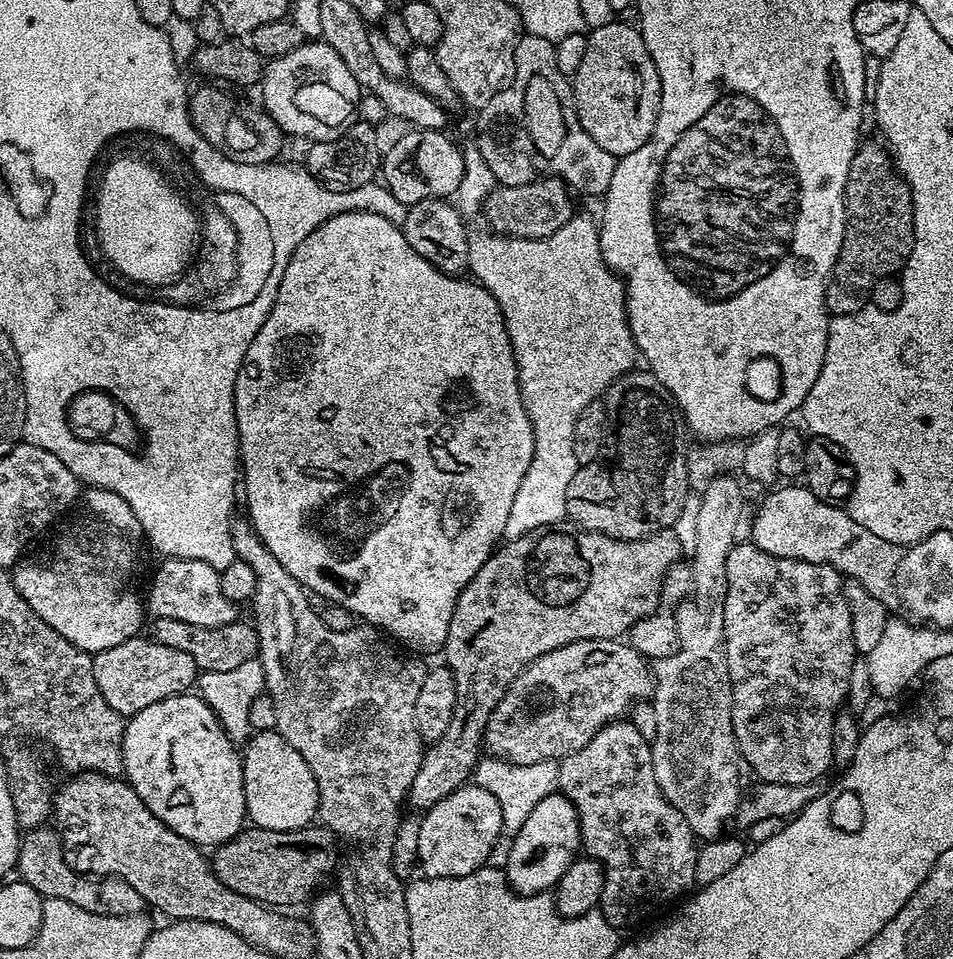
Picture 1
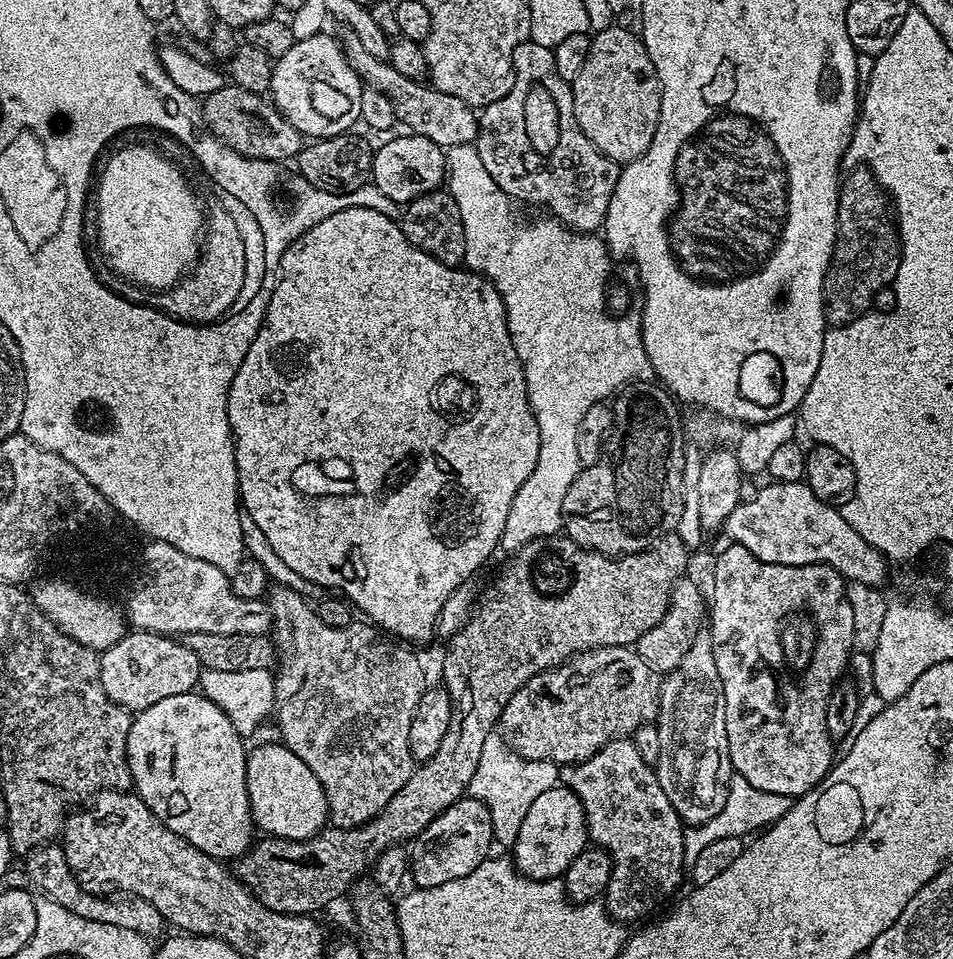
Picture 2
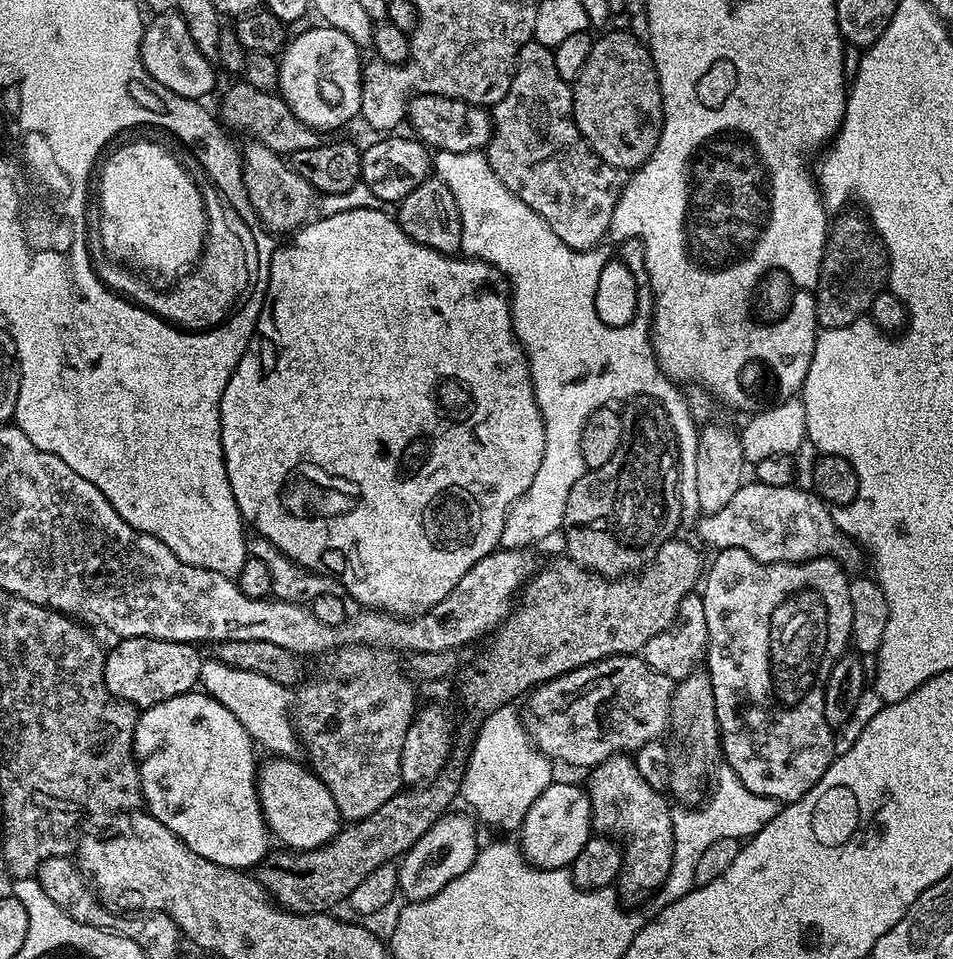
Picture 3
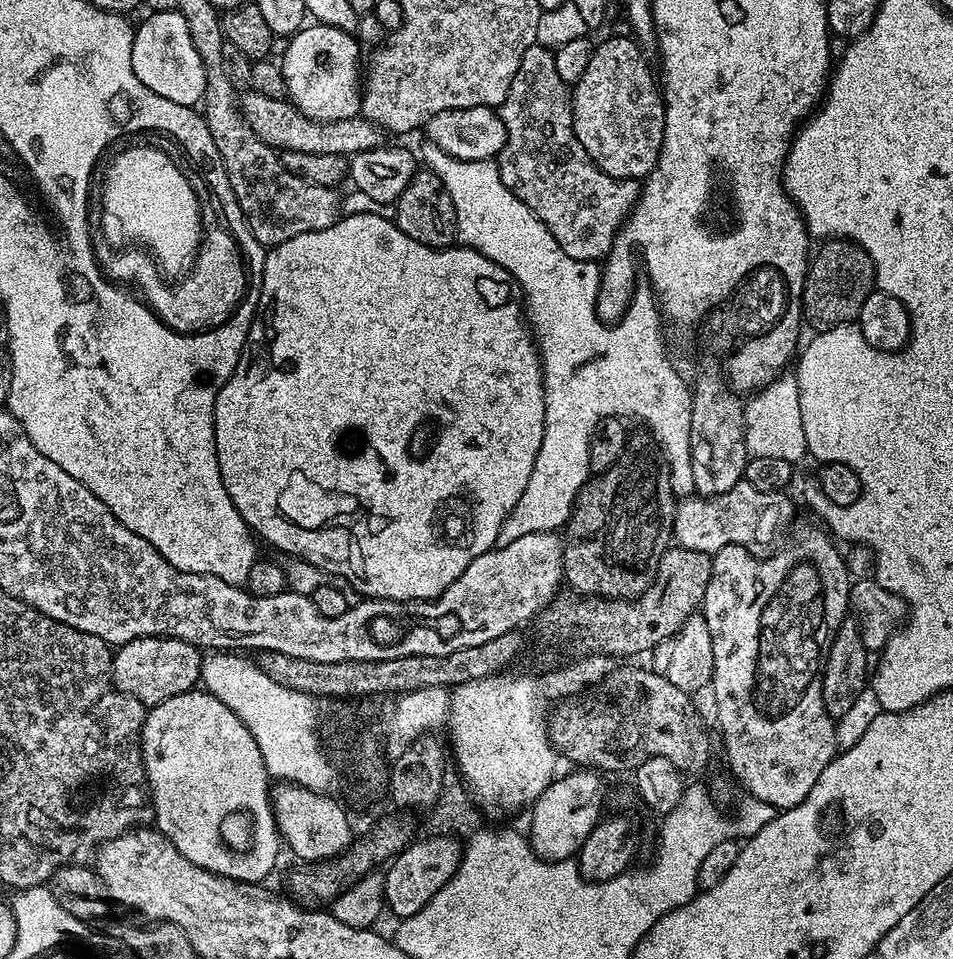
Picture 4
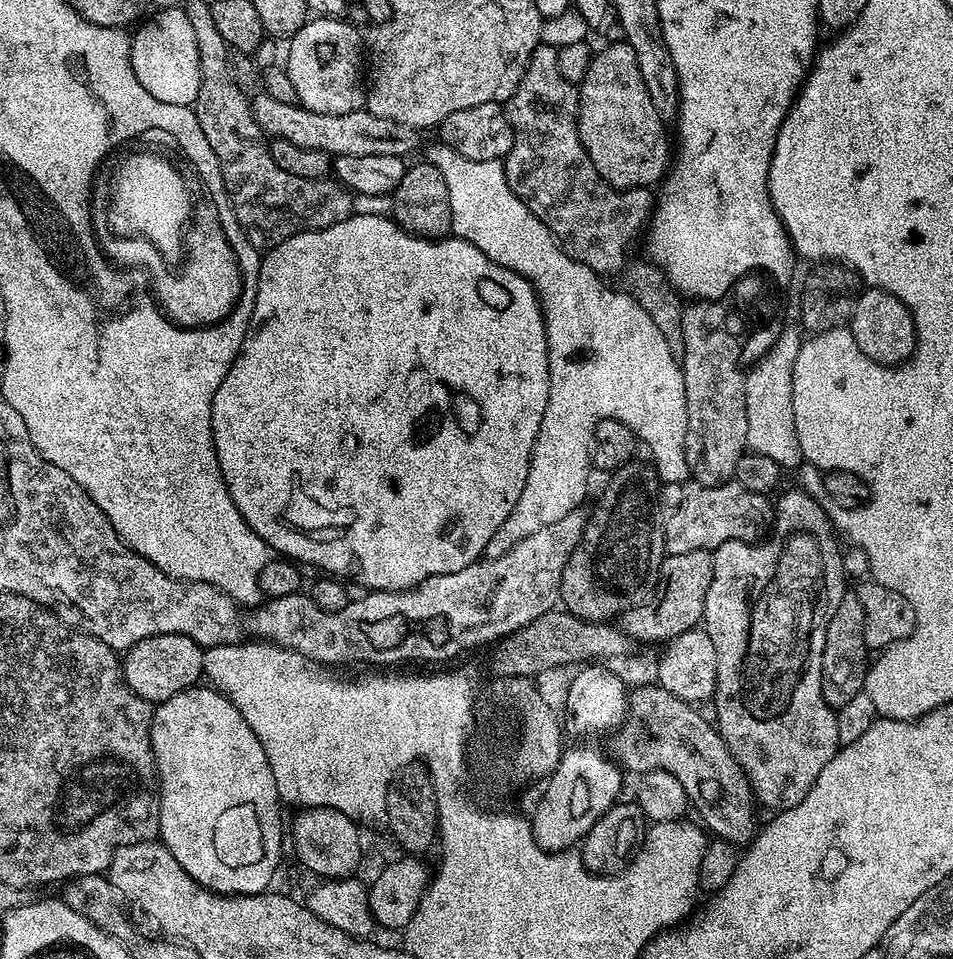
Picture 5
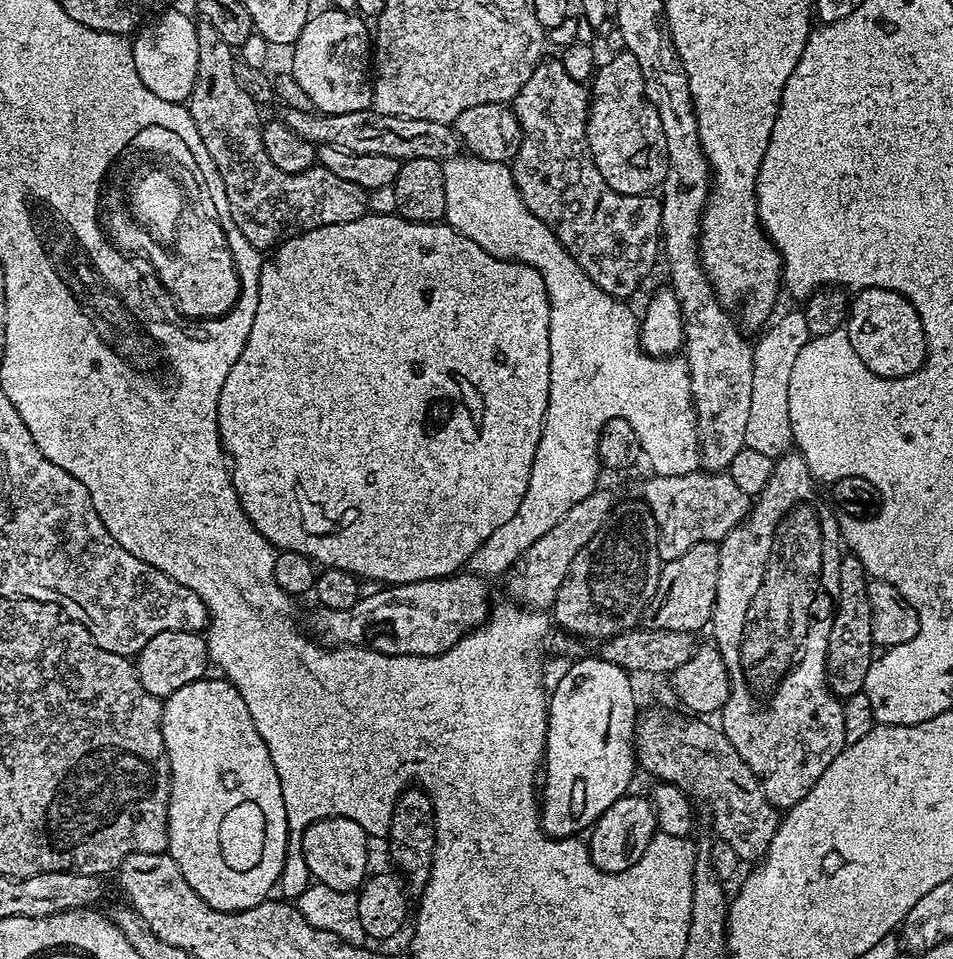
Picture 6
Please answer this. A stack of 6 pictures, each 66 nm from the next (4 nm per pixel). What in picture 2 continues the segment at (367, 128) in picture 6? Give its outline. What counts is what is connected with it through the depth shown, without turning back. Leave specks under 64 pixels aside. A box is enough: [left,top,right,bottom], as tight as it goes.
[203,82,306,161]

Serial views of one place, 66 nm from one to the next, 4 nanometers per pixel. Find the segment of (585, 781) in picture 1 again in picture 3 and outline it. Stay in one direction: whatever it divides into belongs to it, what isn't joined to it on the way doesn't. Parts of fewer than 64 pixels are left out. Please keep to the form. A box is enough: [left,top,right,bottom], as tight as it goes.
[586,754,676,901]

